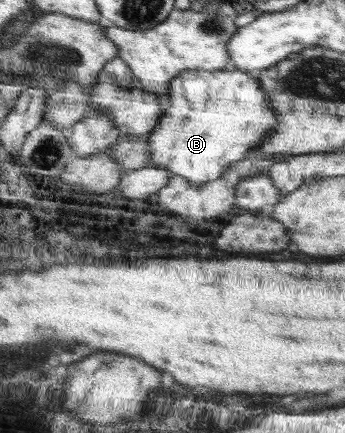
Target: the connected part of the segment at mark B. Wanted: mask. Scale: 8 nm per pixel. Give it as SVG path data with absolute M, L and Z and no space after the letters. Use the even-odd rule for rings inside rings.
M219 69L217 71L185 71L175 76L171 81L172 106L162 113L157 127L150 132L149 154L150 164L161 169L167 169L173 176L189 180L189 184L199 187L209 181L222 177L235 161L243 161L248 154L267 141L266 135L274 128L276 117L271 109L270 97L258 80L256 72L240 69Z

